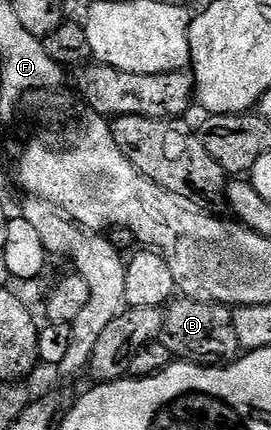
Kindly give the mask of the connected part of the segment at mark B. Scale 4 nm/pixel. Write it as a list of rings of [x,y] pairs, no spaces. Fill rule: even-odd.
[[[187,298],[173,299],[167,305],[164,314],[162,343],[172,351],[173,357],[184,362],[199,362],[205,366],[220,366],[225,362],[231,362],[237,359],[242,352],[238,342],[238,334],[234,334],[232,313],[233,309],[227,304],[211,304],[210,302],[198,302]]]

